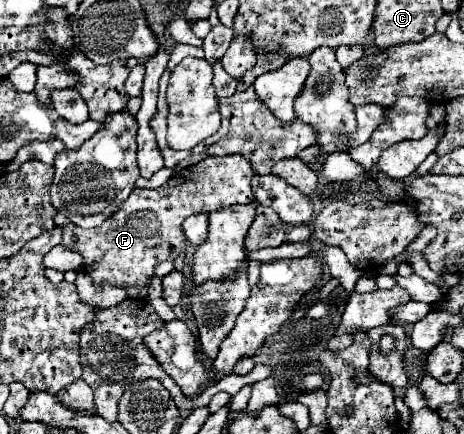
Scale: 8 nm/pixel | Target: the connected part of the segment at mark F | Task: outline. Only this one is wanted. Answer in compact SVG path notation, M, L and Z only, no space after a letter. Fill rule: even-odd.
M208 156L208 158L200 160L198 164L176 170L176 174L162 188L154 188L154 190L138 190L136 188L136 190L132 190L132 194L116 210L116 214L106 218L104 224L98 226L98 228L84 230L84 228L68 222L68 218L64 218L62 214L56 216L56 226L60 226L64 230L62 244L84 256L82 268L94 278L96 284L106 280L114 286L123 287L129 298L134 299L139 295L146 295L148 281L154 274L154 266L158 262L174 260L180 252L184 252L186 238L184 238L184 232L182 232L182 222L196 212L208 214L208 212L228 208L228 206L234 206L234 204L250 204L252 198L254 198L252 188L250 188L252 176L254 176L254 170L252 170L250 162L246 162L246 158L240 158L240 156Z

